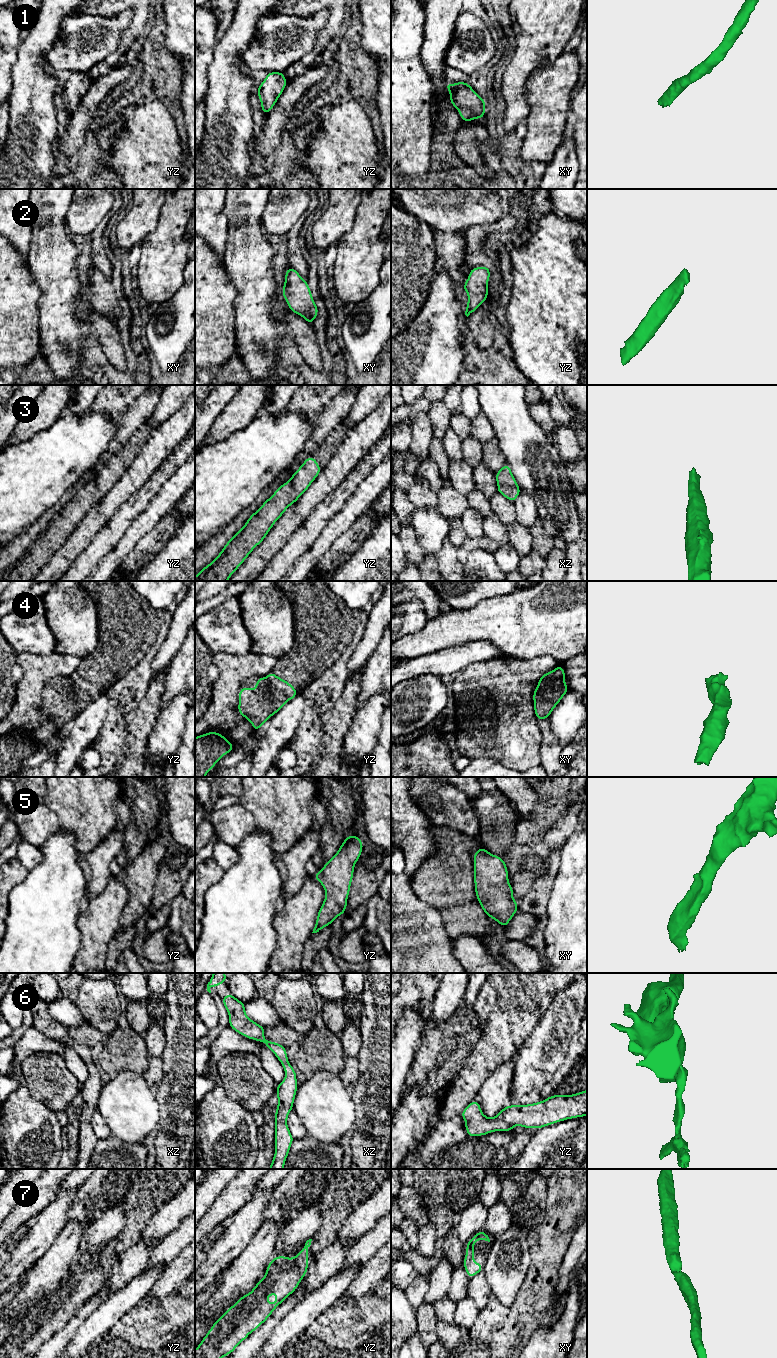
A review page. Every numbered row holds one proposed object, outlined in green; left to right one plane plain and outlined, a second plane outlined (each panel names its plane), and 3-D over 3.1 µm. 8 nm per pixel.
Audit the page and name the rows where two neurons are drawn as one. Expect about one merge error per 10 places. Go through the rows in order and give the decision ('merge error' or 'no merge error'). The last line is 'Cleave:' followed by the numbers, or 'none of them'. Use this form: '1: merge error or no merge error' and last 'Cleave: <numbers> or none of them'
1: no merge error
2: no merge error
3: no merge error
4: no merge error
5: no merge error
6: no merge error
7: no merge error
Cleave: none of them

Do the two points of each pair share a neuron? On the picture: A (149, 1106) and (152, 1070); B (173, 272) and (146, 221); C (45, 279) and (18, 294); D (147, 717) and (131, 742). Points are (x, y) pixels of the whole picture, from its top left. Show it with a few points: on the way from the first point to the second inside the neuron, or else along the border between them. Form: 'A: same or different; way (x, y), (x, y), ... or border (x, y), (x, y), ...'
A: different; border (141, 1075), (148, 1087)
B: different; border (161, 209), (156, 228), (141, 243)
C: different; border (27, 262), (29, 273), (40, 290), (37, 307)
D: same; way (143, 723), (137, 736)

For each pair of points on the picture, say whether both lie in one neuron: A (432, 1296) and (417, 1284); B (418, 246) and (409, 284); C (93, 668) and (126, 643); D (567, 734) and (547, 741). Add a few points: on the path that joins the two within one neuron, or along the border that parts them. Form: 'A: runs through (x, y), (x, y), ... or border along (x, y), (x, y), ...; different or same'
A: border along (429, 1276), (429, 1287), (424, 1300); different
B: runs through (409, 255), (409, 275); same
C: runs through (101, 668), (118, 651); same
D: border along (548, 718), (551, 724), (551, 731), (559, 742); different

